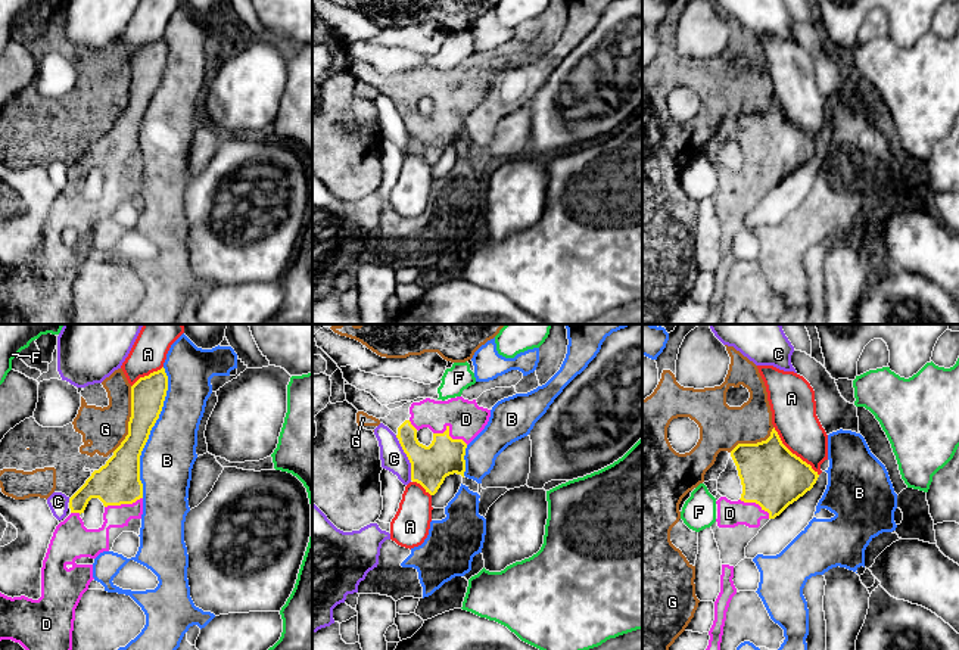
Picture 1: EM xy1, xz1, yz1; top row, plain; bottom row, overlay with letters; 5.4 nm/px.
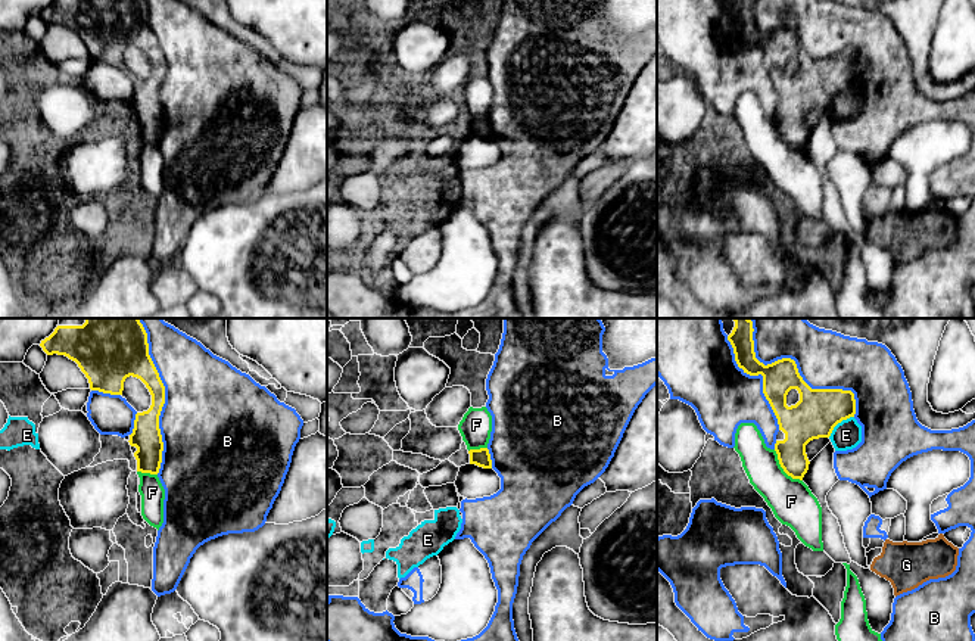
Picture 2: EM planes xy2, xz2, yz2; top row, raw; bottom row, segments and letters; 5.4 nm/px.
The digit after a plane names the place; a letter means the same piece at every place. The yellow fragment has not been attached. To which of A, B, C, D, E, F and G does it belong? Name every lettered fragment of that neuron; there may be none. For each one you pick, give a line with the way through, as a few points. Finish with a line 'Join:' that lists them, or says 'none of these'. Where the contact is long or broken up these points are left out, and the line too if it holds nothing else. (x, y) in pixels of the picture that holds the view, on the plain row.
Join: D

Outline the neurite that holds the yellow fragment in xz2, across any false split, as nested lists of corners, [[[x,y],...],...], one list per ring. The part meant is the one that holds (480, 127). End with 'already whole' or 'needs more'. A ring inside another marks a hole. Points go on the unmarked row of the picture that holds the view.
[[[488,118],[470,119],[470,134],[476,134],[483,139],[492,139],[492,130]]]; already whole

